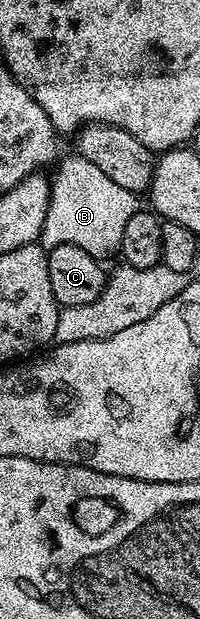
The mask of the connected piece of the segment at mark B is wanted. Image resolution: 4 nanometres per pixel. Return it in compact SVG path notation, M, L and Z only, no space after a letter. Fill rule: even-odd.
M80 154L72 155L65 161L62 159L56 165L57 173L51 176L50 204L47 206L46 221L43 222L39 240L46 249L70 244L79 246L79 250L87 250L87 254L92 256L106 258L120 249L123 229L131 214L139 211L139 196L111 182L111 178L87 162L87 158Z

